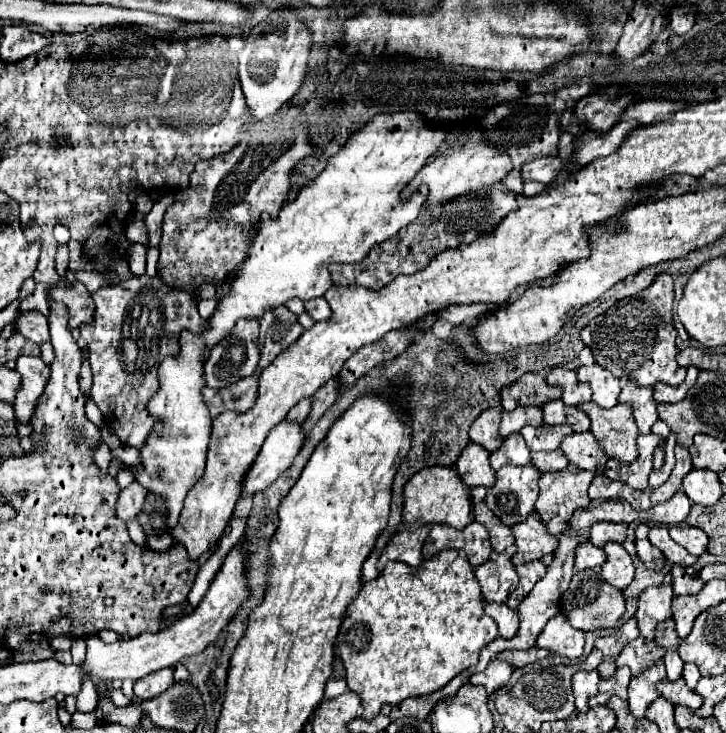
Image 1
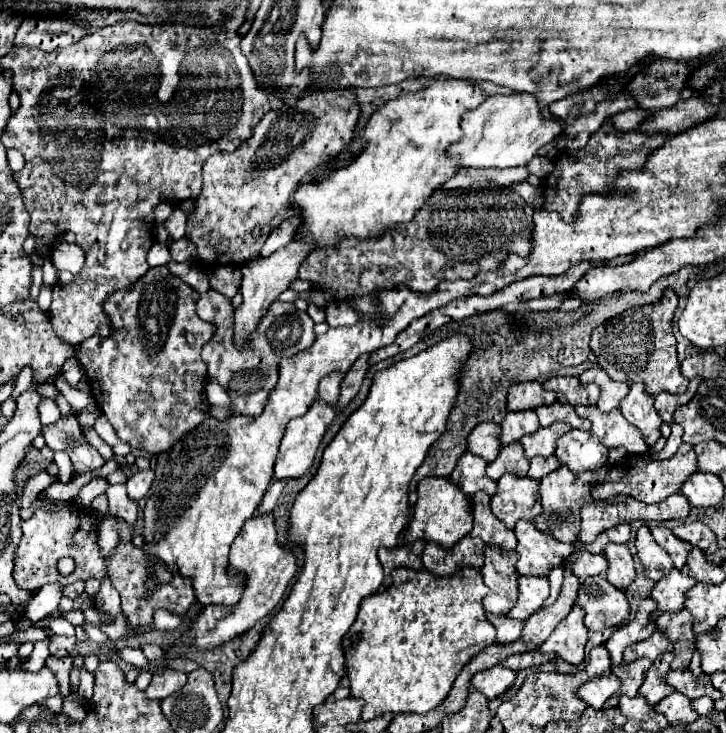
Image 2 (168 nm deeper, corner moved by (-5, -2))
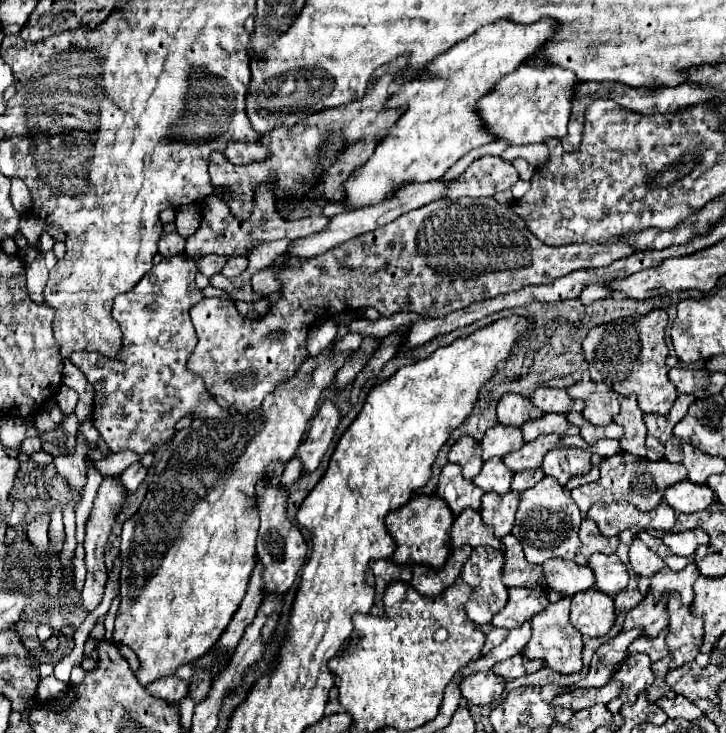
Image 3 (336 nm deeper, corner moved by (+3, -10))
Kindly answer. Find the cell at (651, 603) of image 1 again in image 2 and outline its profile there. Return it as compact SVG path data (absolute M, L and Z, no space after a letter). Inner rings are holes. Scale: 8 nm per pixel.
M672 569L670 575L666 575L662 581L658 581L650 593L650 597L658 603L658 609L652 613L652 619L656 619L662 613L670 611L682 611L684 609L684 597L686 591L694 585L696 581L688 575L684 575L678 569Z

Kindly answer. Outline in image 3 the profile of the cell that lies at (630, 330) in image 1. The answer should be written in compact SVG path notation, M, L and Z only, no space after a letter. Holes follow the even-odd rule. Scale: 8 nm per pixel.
M654 309L648 315L632 315L632 317L624 317L624 319L616 319L610 323L602 323L598 327L592 327L582 343L584 347L584 355L588 361L588 371L592 381L600 381L606 383L612 391L616 391L618 395L636 395L638 397L638 405L644 413L660 413L660 415L668 415L672 403L678 397L678 389L676 385L668 379L668 367L666 367L666 357L668 357L668 347L664 343L664 329L668 323L668 315L662 309Z

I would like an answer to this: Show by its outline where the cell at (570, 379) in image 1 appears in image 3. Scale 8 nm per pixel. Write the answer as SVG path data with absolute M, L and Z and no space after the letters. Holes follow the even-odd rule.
M538 387L532 395L532 403L542 413L568 413L572 409L572 399L568 397L566 389Z

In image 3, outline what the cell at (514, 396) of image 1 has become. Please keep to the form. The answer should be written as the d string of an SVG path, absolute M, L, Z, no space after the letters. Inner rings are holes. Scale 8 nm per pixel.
M506 393L500 403L498 403L498 421L502 425L510 427L522 427L530 419L540 419L542 411L532 407L532 401L516 395L516 393Z

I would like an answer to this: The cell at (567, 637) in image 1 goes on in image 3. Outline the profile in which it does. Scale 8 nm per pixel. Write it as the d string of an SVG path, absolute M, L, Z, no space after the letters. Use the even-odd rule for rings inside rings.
M570 597L550 603L544 611L532 617L532 639L524 647L526 659L542 659L556 673L578 673L582 669L582 635L570 623Z

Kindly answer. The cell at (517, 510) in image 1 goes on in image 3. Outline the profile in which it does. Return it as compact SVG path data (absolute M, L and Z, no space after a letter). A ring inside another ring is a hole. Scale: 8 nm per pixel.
M508 491L504 495L496 495L496 493L482 495L482 511L480 511L482 521L494 527L494 535L498 539L502 539L512 531L518 501L520 501L520 495L514 491Z

